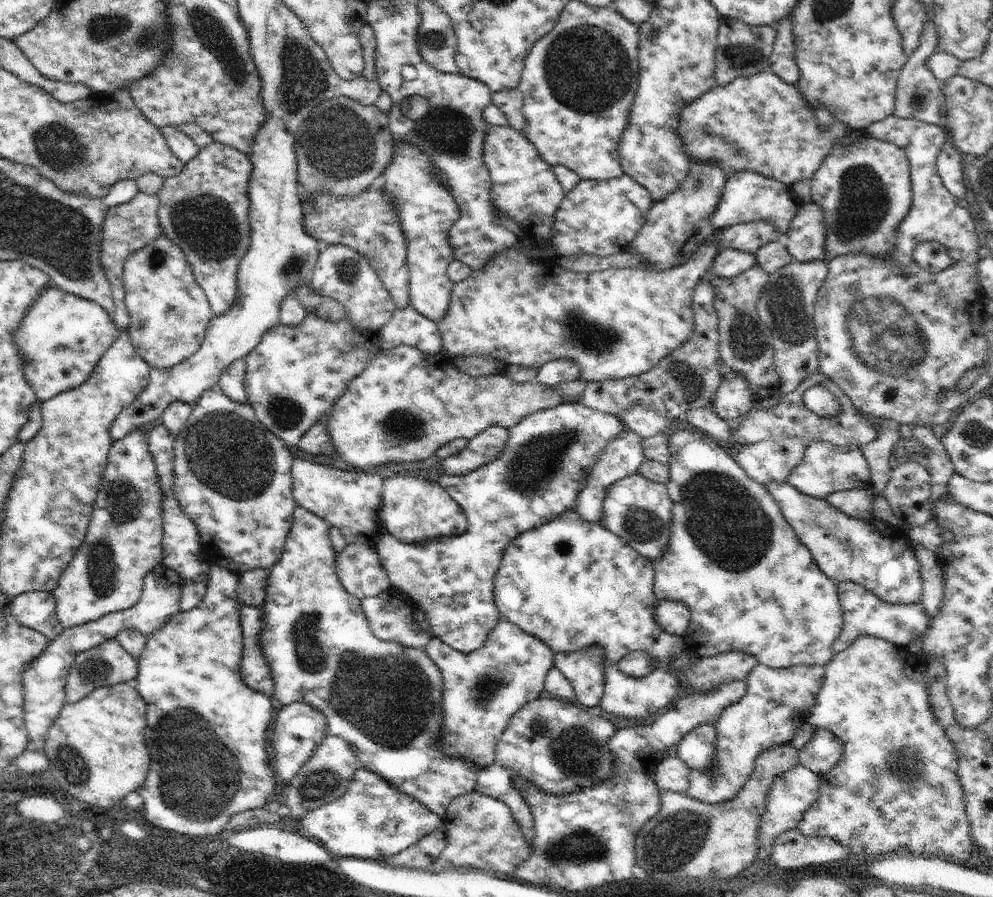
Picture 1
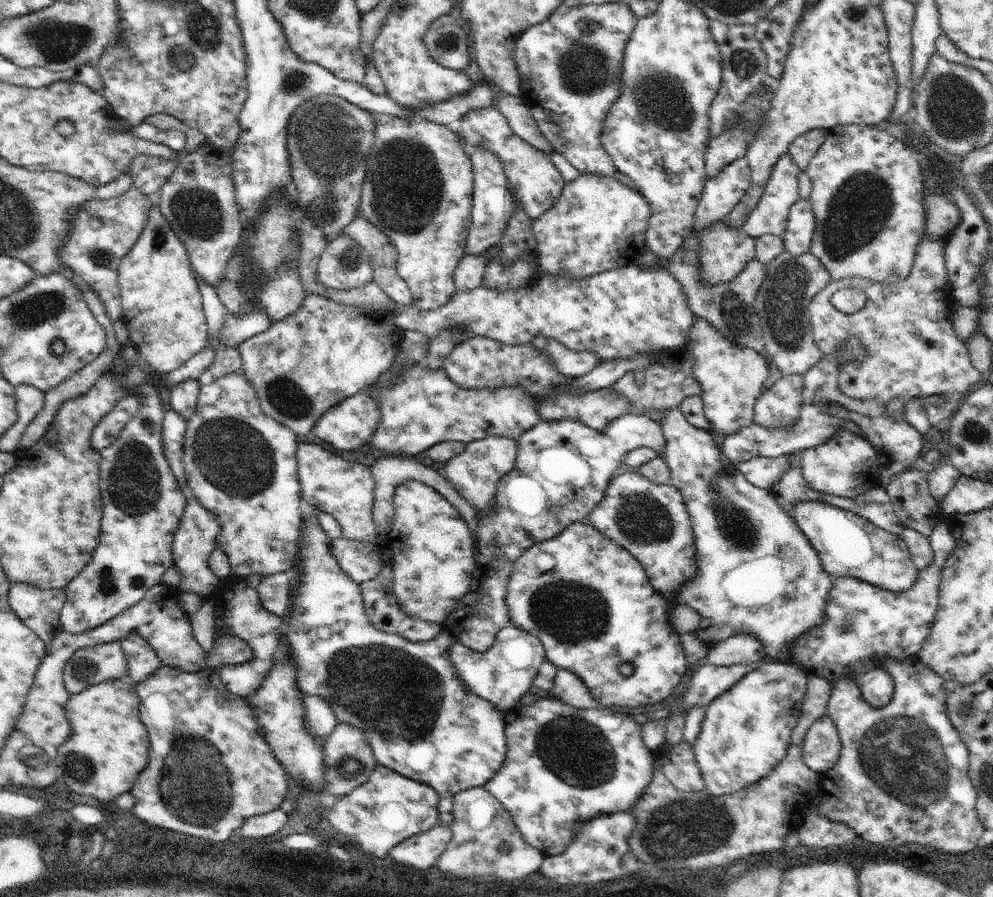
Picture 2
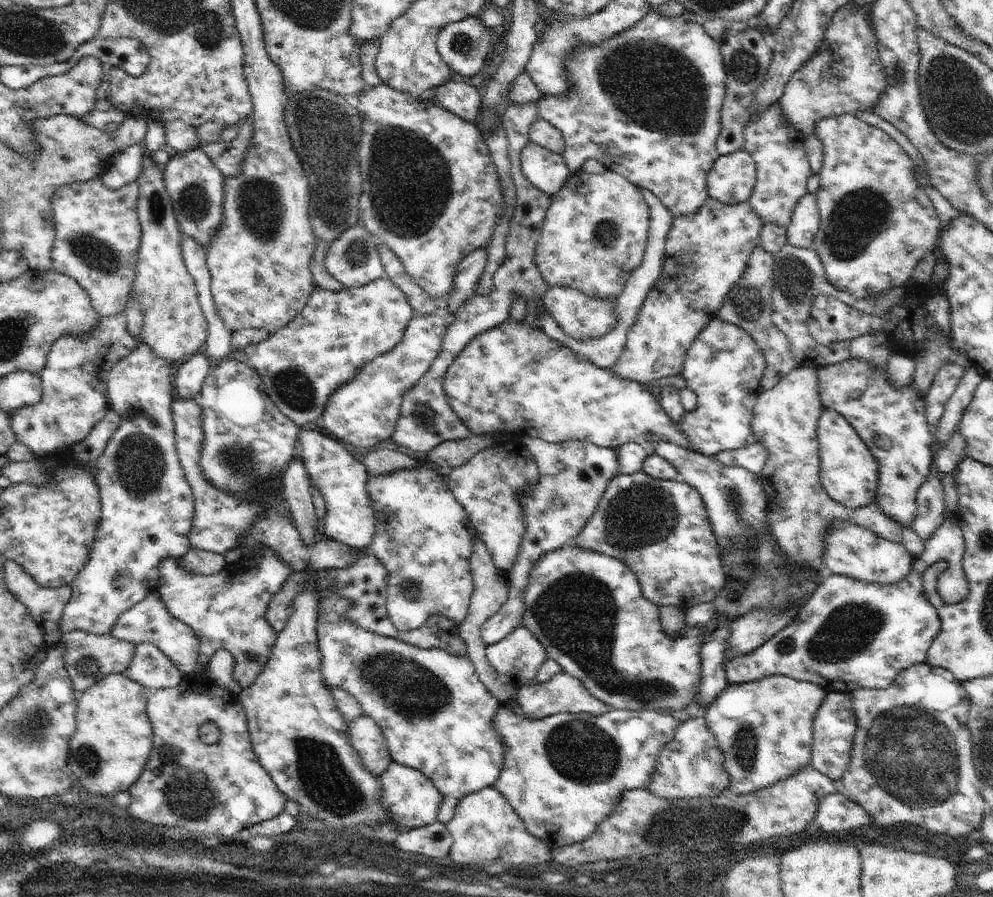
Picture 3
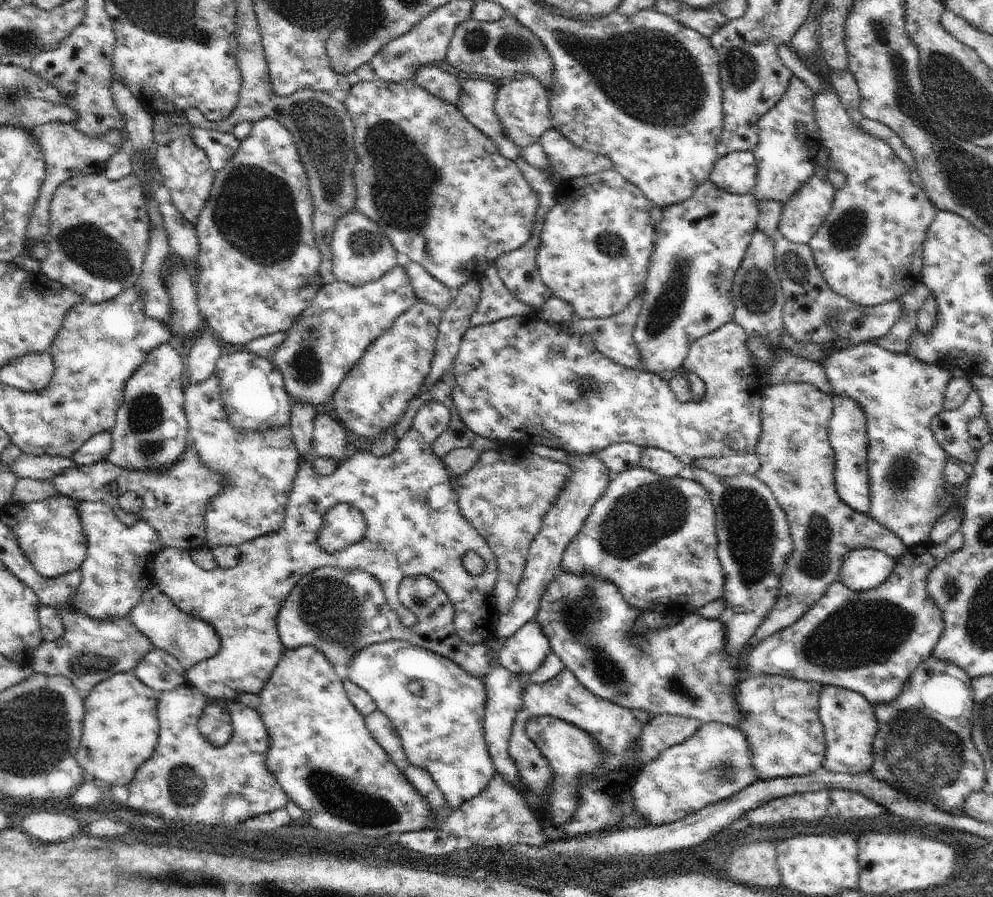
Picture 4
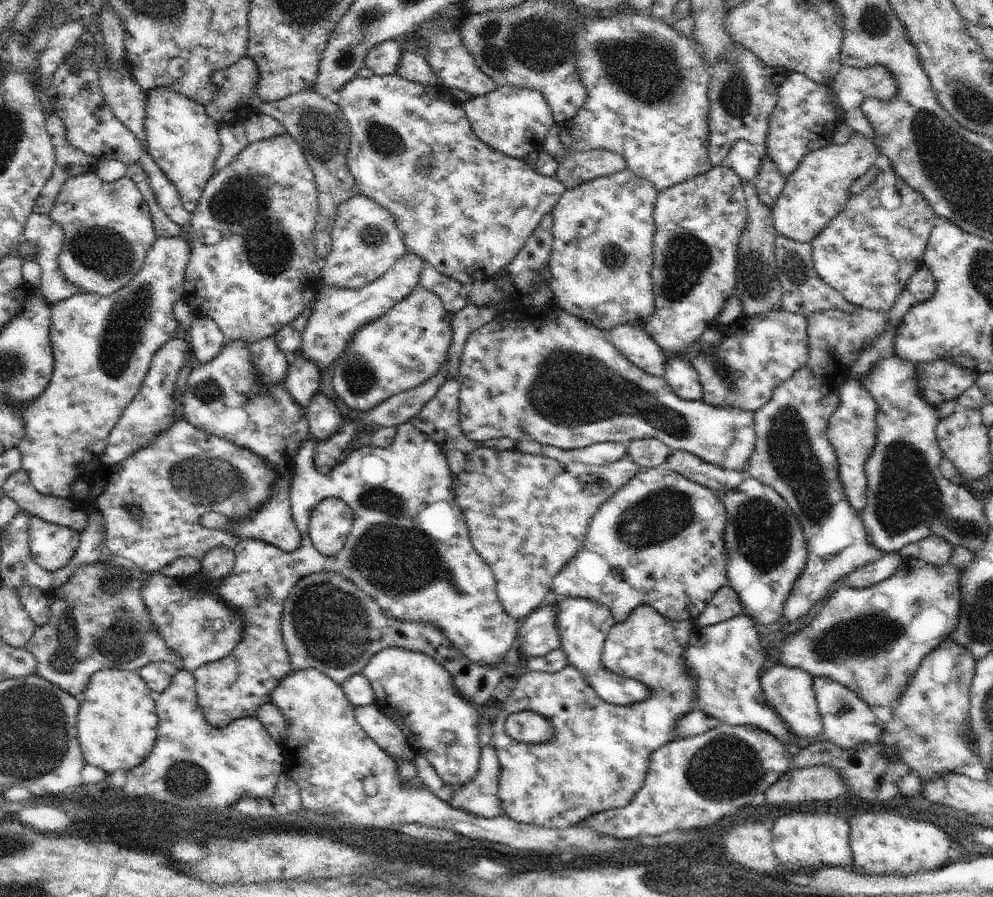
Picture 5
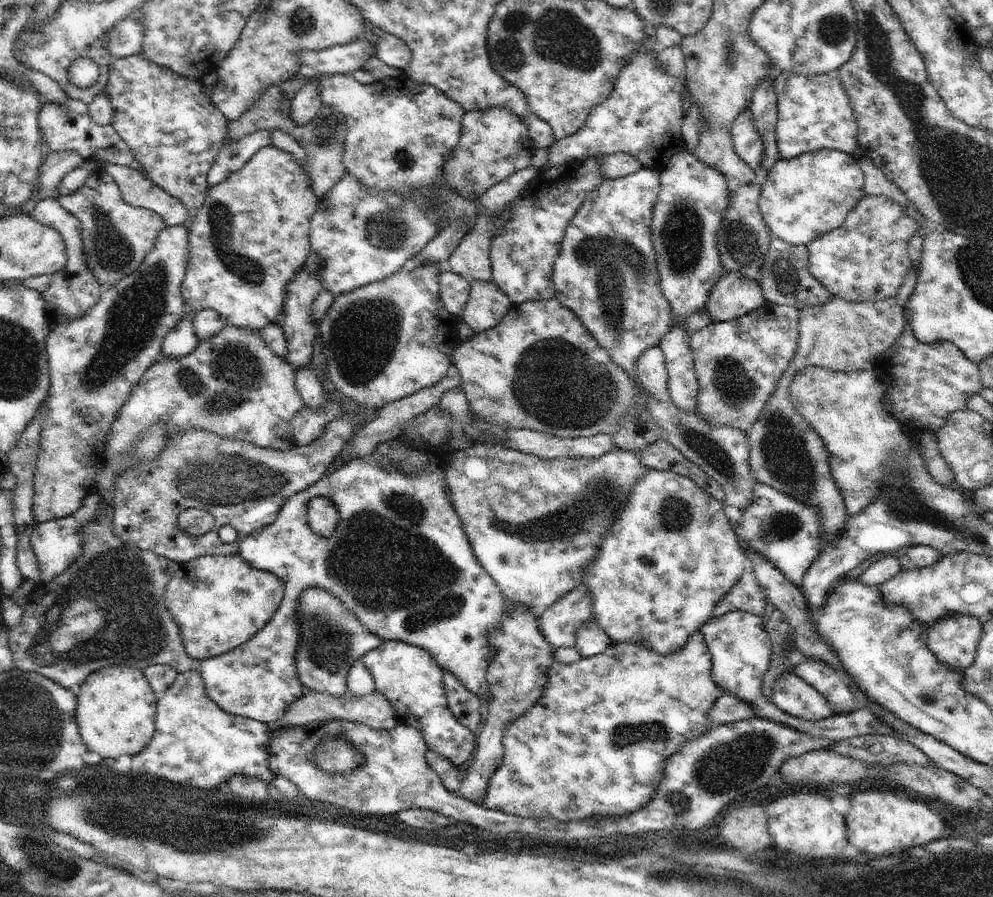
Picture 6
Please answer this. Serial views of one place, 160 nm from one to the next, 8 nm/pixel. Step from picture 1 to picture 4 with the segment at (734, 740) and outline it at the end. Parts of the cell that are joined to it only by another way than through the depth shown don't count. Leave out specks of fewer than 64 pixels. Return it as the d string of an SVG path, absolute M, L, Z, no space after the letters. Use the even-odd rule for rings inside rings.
M761 674L748 677L737 686L737 708L741 710L743 718L738 728L747 734L751 748L751 761L757 770L759 780L775 778L801 777L816 772L825 759L827 740L824 727L819 719L819 696L823 685L819 682L788 678L780 675Z

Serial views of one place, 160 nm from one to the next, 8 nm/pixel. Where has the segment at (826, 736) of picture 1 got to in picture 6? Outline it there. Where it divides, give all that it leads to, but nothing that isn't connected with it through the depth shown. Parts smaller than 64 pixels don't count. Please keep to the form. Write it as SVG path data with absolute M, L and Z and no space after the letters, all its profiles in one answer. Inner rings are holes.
M805 657L791 670L825 696L833 711L836 711L838 715L858 710L855 708L855 696L852 689L847 682L844 682L838 668L820 659Z

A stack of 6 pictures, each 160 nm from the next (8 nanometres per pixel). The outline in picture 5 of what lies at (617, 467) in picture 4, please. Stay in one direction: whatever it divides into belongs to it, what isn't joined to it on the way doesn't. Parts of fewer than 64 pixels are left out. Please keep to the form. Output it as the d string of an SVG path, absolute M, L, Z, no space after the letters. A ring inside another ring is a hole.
M525 440L518 441L515 448L523 453L550 457L564 464L584 463L596 466L604 466L619 461L624 454L627 454L627 445L614 441L604 441L579 449L562 450L552 445Z

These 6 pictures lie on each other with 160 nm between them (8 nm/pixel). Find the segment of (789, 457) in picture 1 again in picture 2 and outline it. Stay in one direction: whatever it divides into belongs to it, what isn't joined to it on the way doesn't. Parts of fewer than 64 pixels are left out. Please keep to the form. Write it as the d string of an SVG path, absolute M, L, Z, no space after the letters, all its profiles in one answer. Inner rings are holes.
M782 455L775 459L756 456L736 465L736 468L748 482L768 490L789 469L789 456Z

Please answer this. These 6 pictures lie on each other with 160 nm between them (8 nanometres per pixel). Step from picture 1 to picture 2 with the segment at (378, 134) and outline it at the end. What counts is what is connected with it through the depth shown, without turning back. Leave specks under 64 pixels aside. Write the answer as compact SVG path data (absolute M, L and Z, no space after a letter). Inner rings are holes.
M334 95L301 102L287 124L291 180L299 192L299 234L302 252L299 273L306 294L316 293L343 305L365 304L393 307L391 298L374 282L348 291L334 290L317 277L317 266L324 249L356 218L367 160L375 137L375 122L368 111Z

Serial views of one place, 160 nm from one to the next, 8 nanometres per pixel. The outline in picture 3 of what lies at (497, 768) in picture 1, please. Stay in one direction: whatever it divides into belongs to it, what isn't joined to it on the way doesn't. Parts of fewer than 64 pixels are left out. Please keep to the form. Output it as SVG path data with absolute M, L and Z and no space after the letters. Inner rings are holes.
M510 700L509 702L502 703L494 719L494 729L502 736L502 740L504 740L504 763L498 781L492 784L492 786L508 800L508 804L514 808L514 812L524 822L524 828L528 830L528 834L546 843L550 851L554 850L554 848L572 846L572 844L584 842L586 838L590 838L596 832L596 828L600 828L600 824L603 824L604 820L612 814L612 810L616 808L616 804L620 802L620 798L623 797L624 793L648 787L648 784L652 780L652 774L655 772L656 762L659 760L660 750L663 750L664 746L674 738L678 726L682 724L680 720L676 720L676 718L658 711L631 712L621 709L610 710L606 714L602 714L602 716L559 713L542 718L541 720L531 720L523 716L517 709L515 702Z

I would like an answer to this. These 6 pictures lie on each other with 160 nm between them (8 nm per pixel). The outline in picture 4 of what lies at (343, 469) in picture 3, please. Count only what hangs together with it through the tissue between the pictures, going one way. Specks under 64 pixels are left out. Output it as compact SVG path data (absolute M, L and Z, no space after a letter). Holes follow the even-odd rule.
M330 411L317 414L313 420L313 450L317 456L331 456L337 464L344 462L351 454L346 441L344 424L336 417L330 417ZM338 503L325 512L317 545L326 553L334 554L356 544L365 533L367 522L353 504Z

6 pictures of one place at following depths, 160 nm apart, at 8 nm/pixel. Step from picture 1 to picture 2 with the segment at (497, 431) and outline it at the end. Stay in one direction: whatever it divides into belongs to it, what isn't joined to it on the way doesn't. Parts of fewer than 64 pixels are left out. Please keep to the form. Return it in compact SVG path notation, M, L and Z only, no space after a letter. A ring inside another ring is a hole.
M486 437L465 446L462 454L445 464L444 472L452 488L480 513L492 513L495 508L500 479L513 470L517 457L517 442L508 437Z

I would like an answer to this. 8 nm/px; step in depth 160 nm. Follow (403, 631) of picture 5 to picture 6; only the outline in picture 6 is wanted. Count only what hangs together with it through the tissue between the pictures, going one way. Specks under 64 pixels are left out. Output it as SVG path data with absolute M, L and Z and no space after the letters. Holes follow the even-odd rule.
M307 588L301 594L296 610L301 632L295 656L298 678L304 687L312 691L342 696L348 692L347 676L350 667L384 640L364 628L357 616L338 597L321 588ZM447 669L443 670L445 693L450 712L456 720L463 726L468 727L473 733L480 731L480 705L482 698L478 698L470 692L455 675Z

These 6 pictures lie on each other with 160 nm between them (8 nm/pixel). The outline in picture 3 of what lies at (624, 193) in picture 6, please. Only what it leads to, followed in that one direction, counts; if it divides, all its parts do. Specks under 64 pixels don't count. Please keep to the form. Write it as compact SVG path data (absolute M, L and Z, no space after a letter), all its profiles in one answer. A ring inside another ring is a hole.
M578 170L551 200L534 256L540 275L549 286L568 286L594 298L602 296L617 302L628 278L640 266L647 246L650 214L638 188L612 170L601 174Z

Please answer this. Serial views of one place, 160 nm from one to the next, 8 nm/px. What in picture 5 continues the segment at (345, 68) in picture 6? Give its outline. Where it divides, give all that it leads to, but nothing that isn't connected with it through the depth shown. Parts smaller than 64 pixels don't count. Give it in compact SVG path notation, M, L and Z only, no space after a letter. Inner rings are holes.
M410 38L387 40L374 45L364 57L363 63L373 70L374 75L391 75L399 65L401 50L404 46L410 47Z

